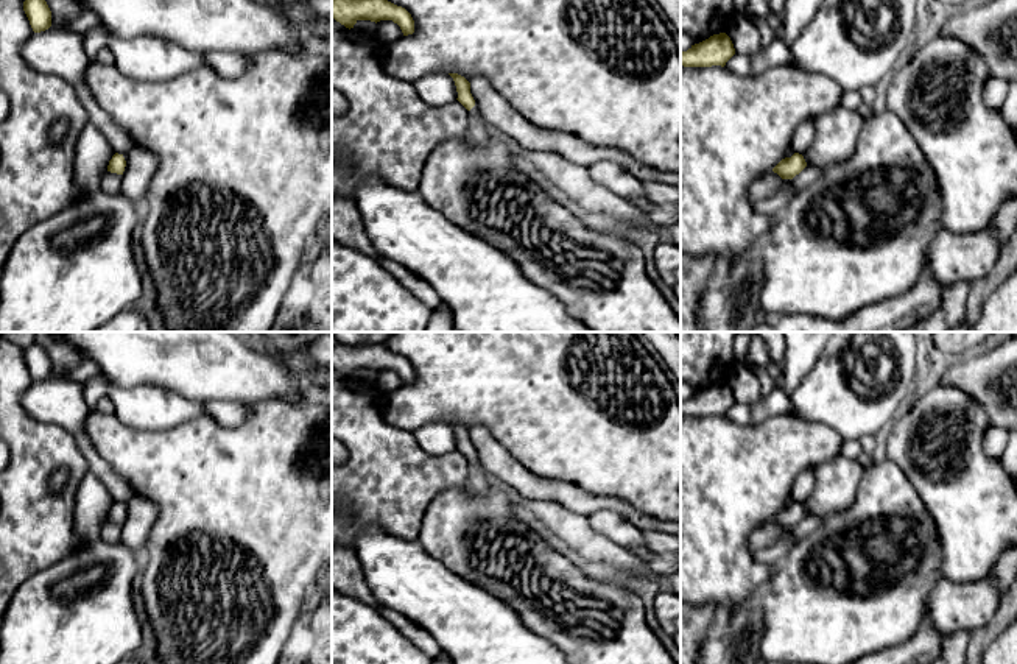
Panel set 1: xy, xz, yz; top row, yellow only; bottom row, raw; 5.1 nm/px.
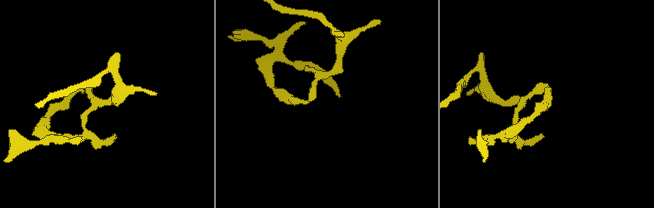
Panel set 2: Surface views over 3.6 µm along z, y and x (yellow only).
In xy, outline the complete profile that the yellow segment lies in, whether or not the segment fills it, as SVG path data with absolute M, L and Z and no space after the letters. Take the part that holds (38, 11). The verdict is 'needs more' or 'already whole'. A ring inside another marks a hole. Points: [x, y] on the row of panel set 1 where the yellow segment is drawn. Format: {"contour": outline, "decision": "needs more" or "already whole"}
{"contour": "M25 0L23 11L34 33L45 31L51 26L51 11L45 0Z", "decision": "already whole"}

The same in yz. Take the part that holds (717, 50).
{"contour": "M726 33L713 34L709 39L681 51L681 65L684 67L712 67L721 65L735 55L734 44Z", "decision": "already whole"}

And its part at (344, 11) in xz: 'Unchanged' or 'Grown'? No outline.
Unchanged

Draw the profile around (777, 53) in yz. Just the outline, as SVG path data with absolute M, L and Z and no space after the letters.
M777 37L768 47L762 47L755 55L744 56L735 53L724 67L737 76L749 76L763 73L771 67L791 64L791 61L790 45L787 45L782 37Z

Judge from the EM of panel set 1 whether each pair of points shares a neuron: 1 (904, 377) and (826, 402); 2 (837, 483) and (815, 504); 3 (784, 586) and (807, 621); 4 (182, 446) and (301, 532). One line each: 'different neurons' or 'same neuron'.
1: same neuron
2: same neuron
3: same neuron
4: same neuron

